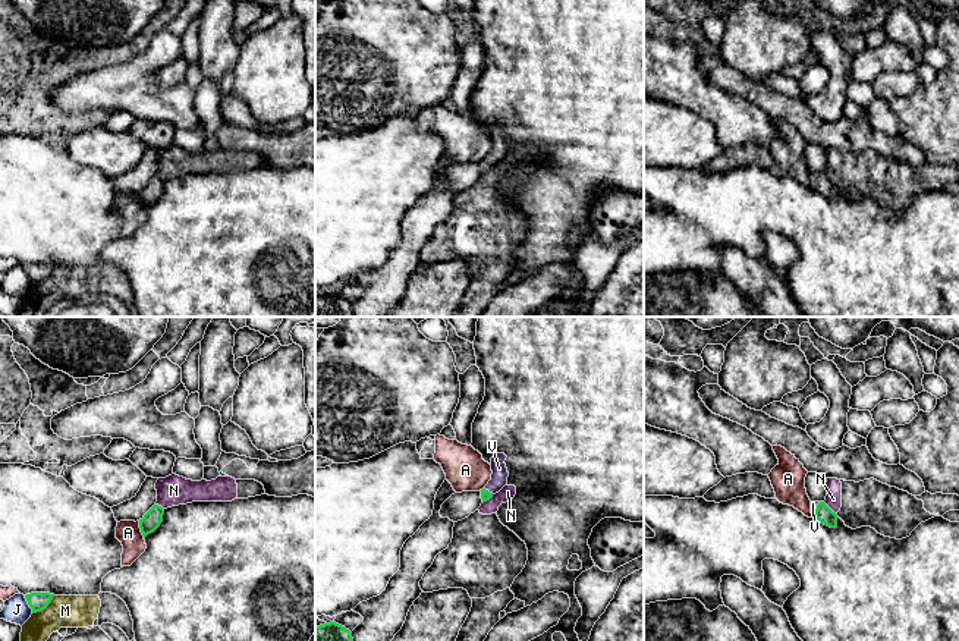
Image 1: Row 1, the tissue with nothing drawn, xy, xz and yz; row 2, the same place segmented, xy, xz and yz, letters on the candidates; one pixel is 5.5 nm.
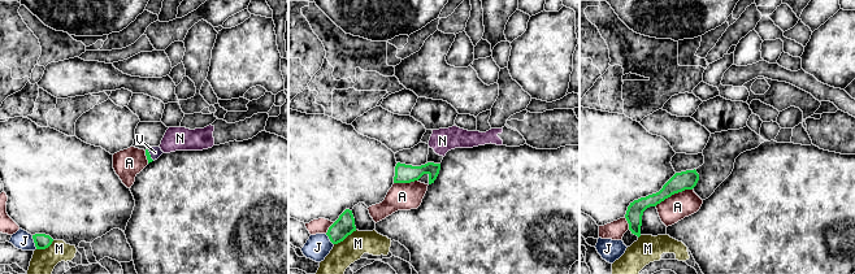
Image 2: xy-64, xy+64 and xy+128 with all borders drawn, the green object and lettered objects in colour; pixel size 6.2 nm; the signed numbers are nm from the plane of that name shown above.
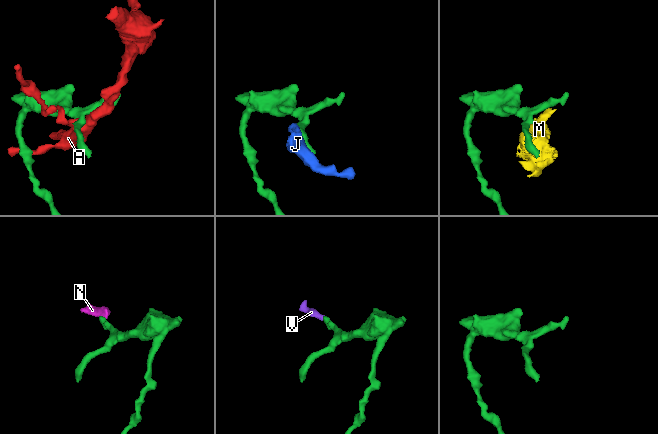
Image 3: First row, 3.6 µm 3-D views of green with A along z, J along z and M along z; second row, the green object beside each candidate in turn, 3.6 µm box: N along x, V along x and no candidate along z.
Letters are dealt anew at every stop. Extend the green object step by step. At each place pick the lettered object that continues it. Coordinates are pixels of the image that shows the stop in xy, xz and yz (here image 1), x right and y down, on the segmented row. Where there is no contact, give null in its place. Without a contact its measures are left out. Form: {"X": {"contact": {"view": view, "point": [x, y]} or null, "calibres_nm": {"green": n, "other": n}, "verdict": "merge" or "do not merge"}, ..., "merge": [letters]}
{"A": {"contact": {"view": "xy", "point": [141, 530]}, "calibres_nm": {"green": 100, "other": 140}, "verdict": "do not merge"}, "J": {"contact": {"view": "xy", "point": [28, 603]}, "calibres_nm": {"green": 100, "other": 140}, "verdict": "do not merge"}, "M": {"contact": {"view": "xy", "point": [44, 607]}, "calibres_nm": {"green": 100, "other": 180}, "verdict": "do not merge"}, "N": {"contact": {"view": "yz", "point": [829, 508]}, "calibres_nm": {"green": 90, "other": 90}, "verdict": "do not merge"}, "V": {"contact": {"view": "yz", "point": [816, 509]}, "calibres_nm": {"green": 90, "other": 30}, "verdict": "merge"}, "merge": ["V"]}

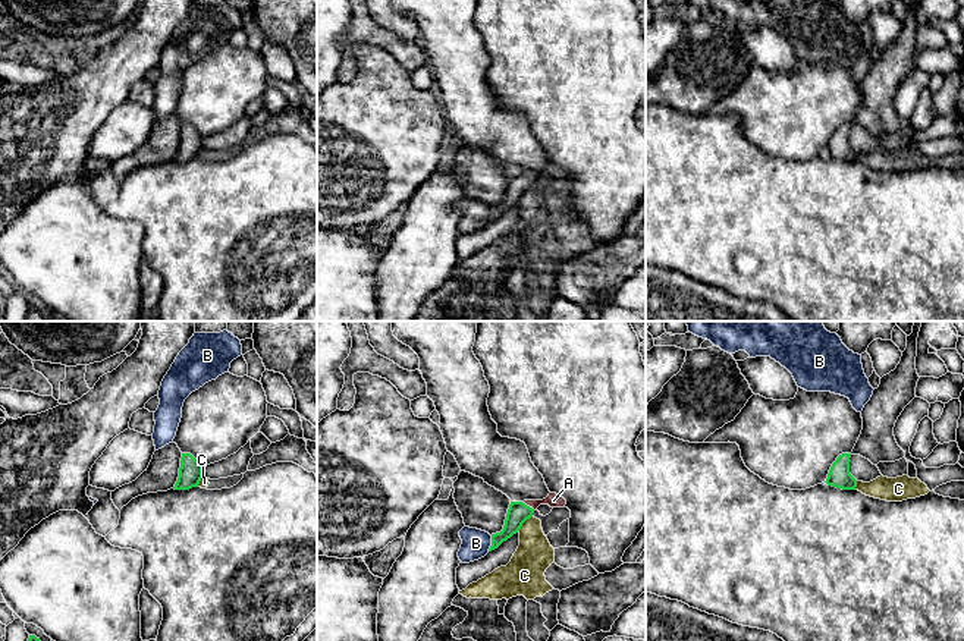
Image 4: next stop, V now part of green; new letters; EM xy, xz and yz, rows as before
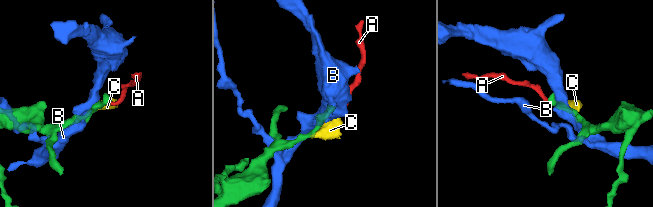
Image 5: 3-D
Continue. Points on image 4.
{"A": {"contact": {"view": "xz", "point": [528, 506]}, "calibres_nm": {"green": 120, "other": 80}, "verdict": "merge"}, "B": {"contact": {"view": "xz", "point": [492, 543]}, "calibres_nm": {"green": 120, "other": 160}, "verdict": "do not merge"}, "C": {"contact": {"view": "xz", "point": [524, 521]}, "calibres_nm": {"green": 120, "other": 200}, "verdict": "do not merge"}, "merge": ["A"]}

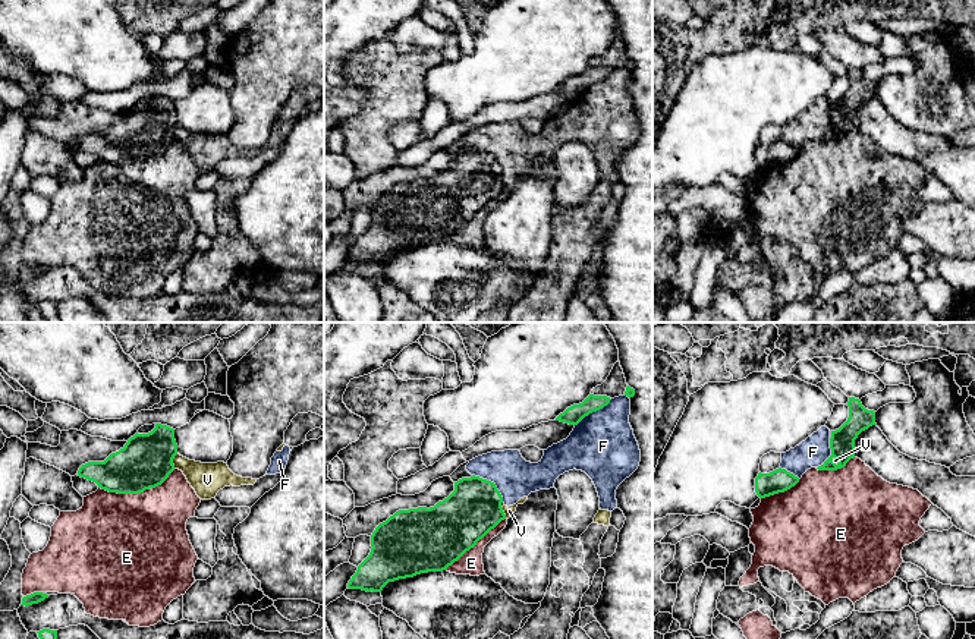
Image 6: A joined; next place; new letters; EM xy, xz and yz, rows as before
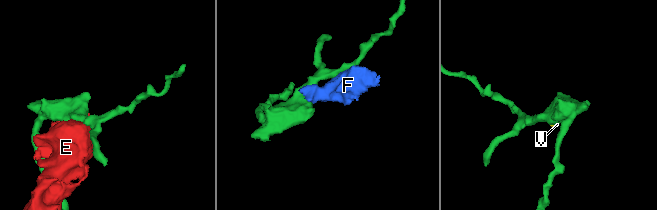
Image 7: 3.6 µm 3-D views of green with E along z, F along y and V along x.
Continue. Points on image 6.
{"E": {"contact": {"view": "xy", "point": [137, 493]}, "calibres_nm": {"green": 300, "other": 500}, "verdict": "do not merge"}, "F": {"contact": {"view": "xz", "point": [493, 482]}, "calibres_nm": {"green": 300, "other": 220}, "verdict": "do not merge"}, "V": {"contact": {"view": "xz", "point": [502, 510]}, "calibres_nm": {"green": 300, "other": 50}, "verdict": "do not merge"}, "merge": []}

